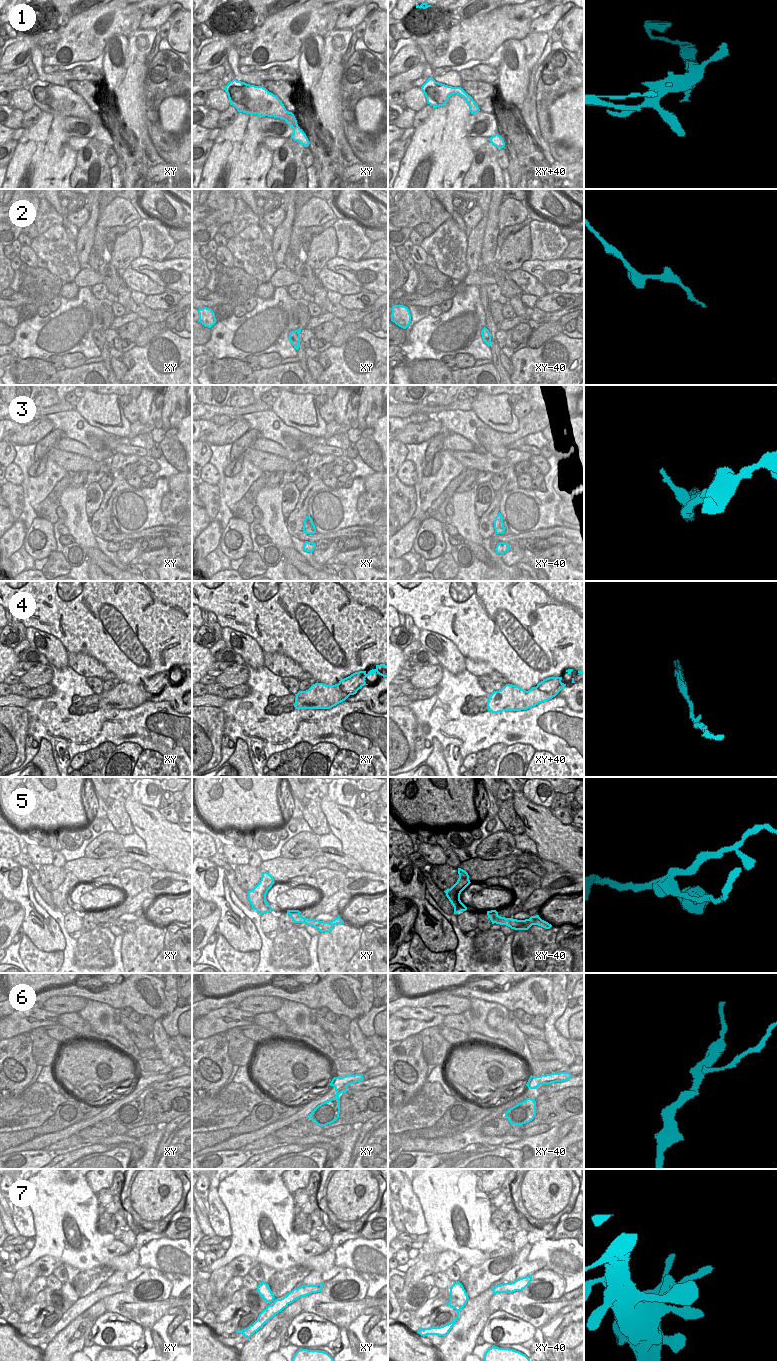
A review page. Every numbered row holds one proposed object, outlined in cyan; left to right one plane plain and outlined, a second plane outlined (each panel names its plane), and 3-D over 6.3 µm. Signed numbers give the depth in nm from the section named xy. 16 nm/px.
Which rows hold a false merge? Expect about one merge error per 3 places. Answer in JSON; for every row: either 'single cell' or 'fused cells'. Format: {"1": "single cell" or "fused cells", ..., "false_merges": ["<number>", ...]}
{"1": "single cell", "2": "single cell", "3": "fused cells", "4": "single cell", "5": "fused cells", "6": "single cell", "7": "single cell", "false_merges": ["3", "5"]}

